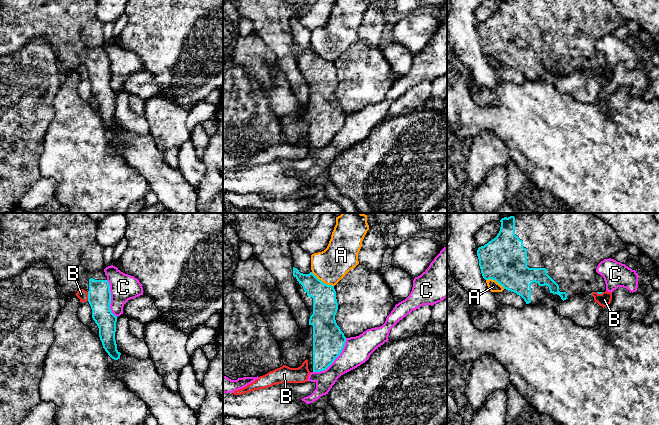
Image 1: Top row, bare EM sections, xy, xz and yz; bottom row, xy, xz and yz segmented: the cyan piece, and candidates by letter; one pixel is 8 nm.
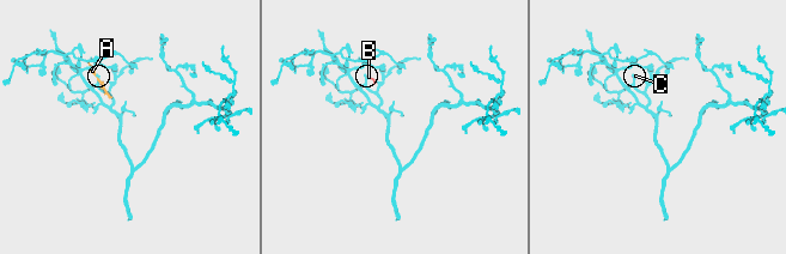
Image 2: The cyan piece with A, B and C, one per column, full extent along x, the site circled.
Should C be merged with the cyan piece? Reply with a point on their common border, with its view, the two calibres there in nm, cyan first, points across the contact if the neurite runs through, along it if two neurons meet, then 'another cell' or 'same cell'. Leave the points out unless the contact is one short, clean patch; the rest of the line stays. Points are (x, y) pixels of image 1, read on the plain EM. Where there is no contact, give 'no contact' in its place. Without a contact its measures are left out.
contact xz (334, 135); calibres 260 and 220 nm; border xz (347, 114), (341, 129), (325, 145), (313, 148); another cell

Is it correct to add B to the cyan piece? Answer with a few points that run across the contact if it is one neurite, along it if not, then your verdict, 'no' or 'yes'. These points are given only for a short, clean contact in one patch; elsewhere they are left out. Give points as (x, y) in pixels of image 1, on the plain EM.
line xy (87, 68), (88, 76); no

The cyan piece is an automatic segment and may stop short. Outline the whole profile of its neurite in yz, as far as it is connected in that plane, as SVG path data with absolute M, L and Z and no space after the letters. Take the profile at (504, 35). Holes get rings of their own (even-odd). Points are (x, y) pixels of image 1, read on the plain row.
M501 0L497 12L478 24L477 32L485 56L495 56L504 65L521 72L526 80L536 81L543 79L549 69L559 71L563 77L576 71L602 70L606 60L596 48L598 40L626 23L608 0Z

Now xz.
M256 33L239 37L231 56L234 62L240 64L251 77L262 84L261 91L268 99L271 111L279 120L284 141L298 144L307 135L310 148L324 147L341 130L347 115L335 96L338 86L336 67L334 62L323 59L312 48L303 50L293 43L293 52L297 55L298 68L310 90L309 102L304 106L298 103L275 55Z

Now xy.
M0 0L0 57L20 51L33 40L46 38L57 57L61 70L70 72L84 65L88 68L88 78L92 85L92 94L99 104L99 113L108 131L118 136L121 129L115 116L117 92L111 85L110 61L104 45L104 23L96 14L98 0Z

